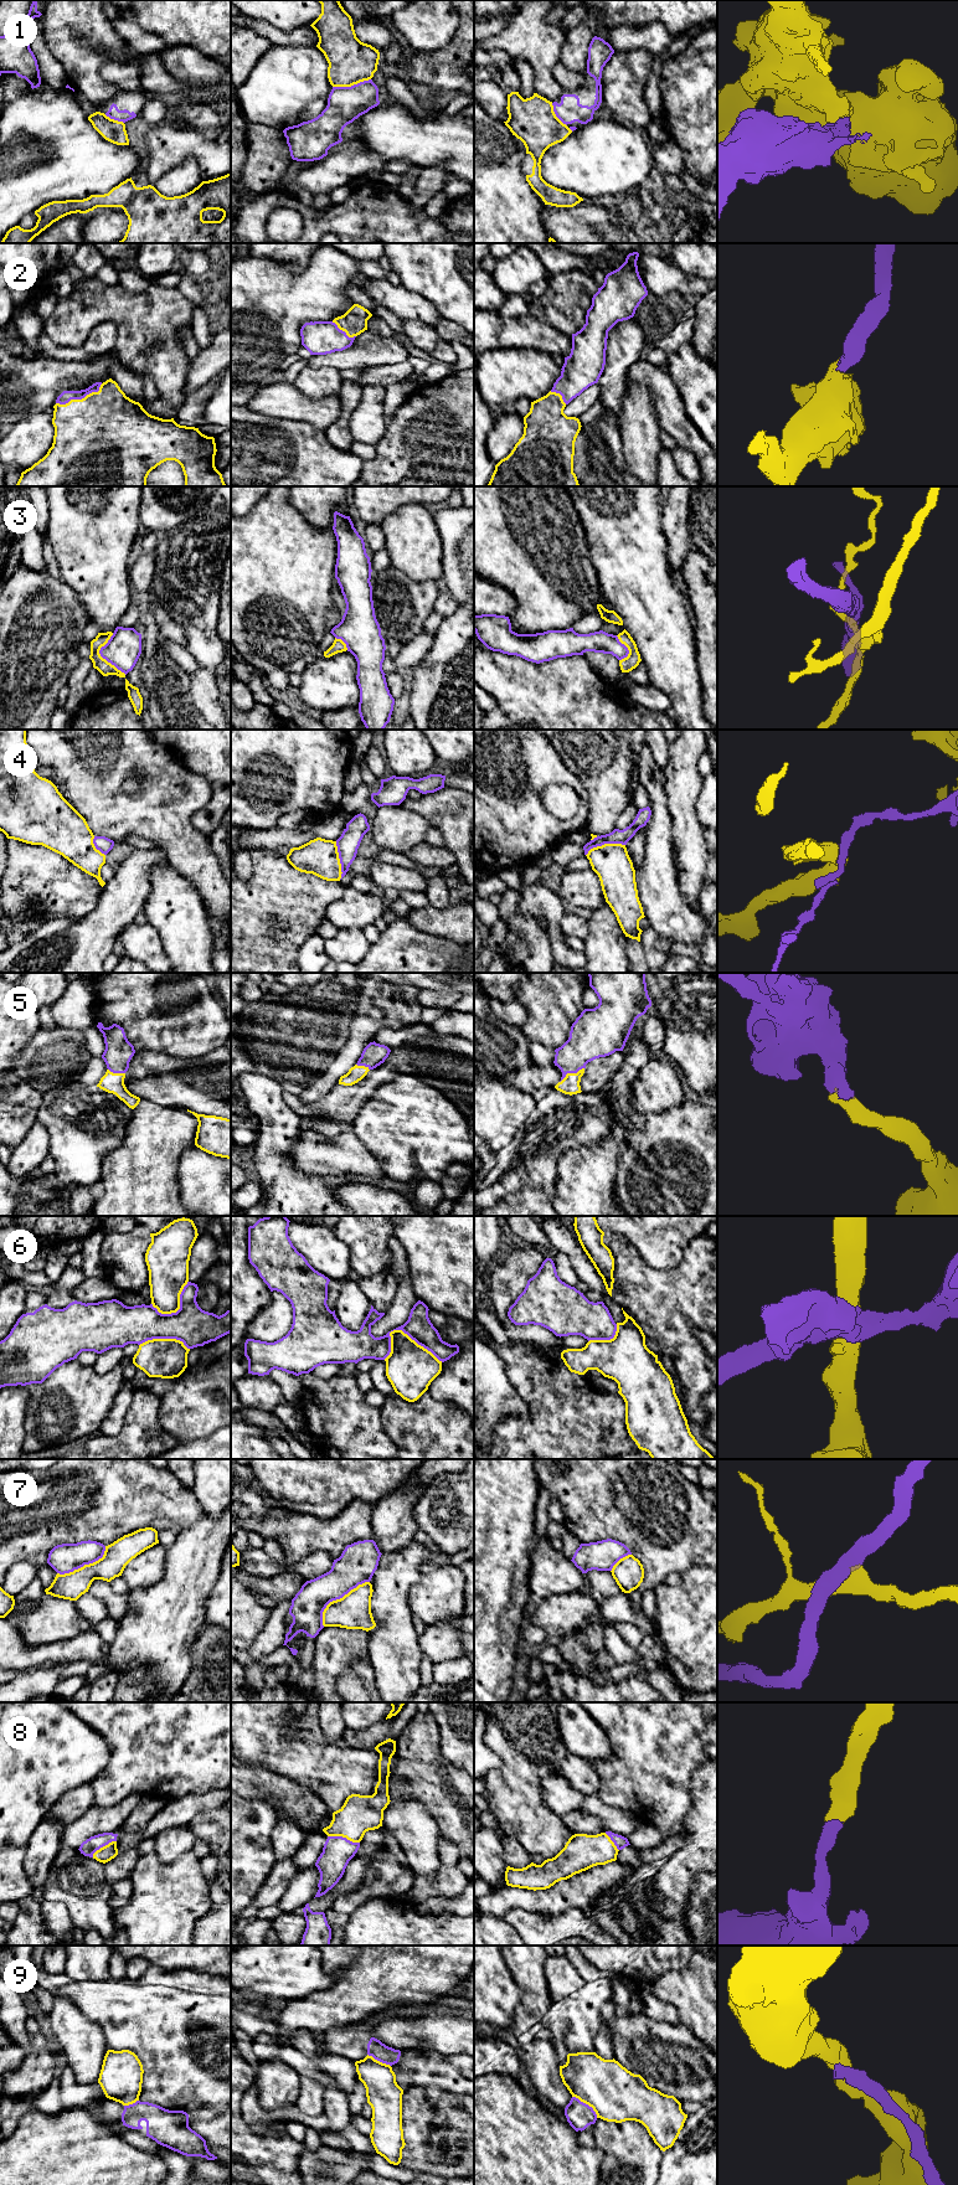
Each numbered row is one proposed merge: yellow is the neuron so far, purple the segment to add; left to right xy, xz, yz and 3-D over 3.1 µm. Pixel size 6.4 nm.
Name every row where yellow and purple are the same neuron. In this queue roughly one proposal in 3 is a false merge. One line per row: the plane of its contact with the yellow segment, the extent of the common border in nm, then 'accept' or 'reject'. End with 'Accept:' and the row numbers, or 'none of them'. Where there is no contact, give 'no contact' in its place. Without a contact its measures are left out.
1: contact in xz; length 260 nm; reject
2: contact in xy; length 340 nm; accept
3: contact in xy; length 280 nm; reject
4: contact in yz; length 260 nm; reject
5: contact in yz; length 190 nm; accept
6: contact in xz; length 400 nm; reject
7: contact in xz; length 420 nm; reject
8: contact in xz; length 220 nm; accept
9: contact in yz; length 220 nm; reject
Accept: 2, 5, 8

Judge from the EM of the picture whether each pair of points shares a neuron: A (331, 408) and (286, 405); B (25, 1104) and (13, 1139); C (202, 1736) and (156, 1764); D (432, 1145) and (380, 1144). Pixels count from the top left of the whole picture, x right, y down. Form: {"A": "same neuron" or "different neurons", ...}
{"A": "same neuron", "B": "same neuron", "C": "same neuron", "D": "same neuron"}

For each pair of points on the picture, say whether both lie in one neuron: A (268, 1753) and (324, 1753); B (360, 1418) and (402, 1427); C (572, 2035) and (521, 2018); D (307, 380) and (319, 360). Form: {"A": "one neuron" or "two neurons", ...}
{"A": "one neuron", "B": "two neurons", "C": "two neurons", "D": "two neurons"}

